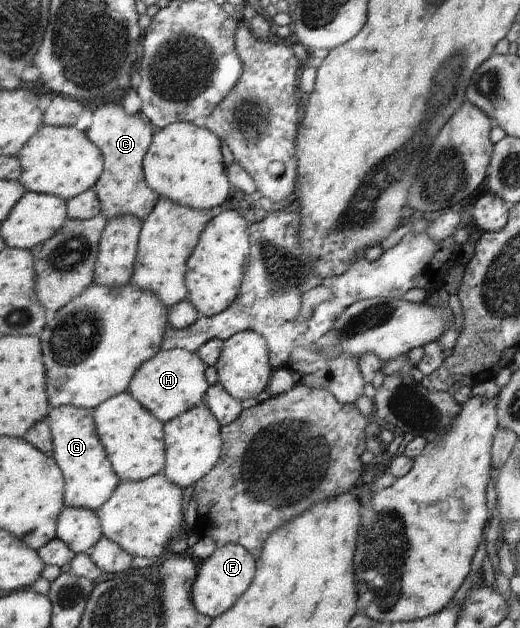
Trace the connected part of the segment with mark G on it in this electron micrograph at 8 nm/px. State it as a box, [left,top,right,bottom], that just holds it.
[46,405,122,510]

